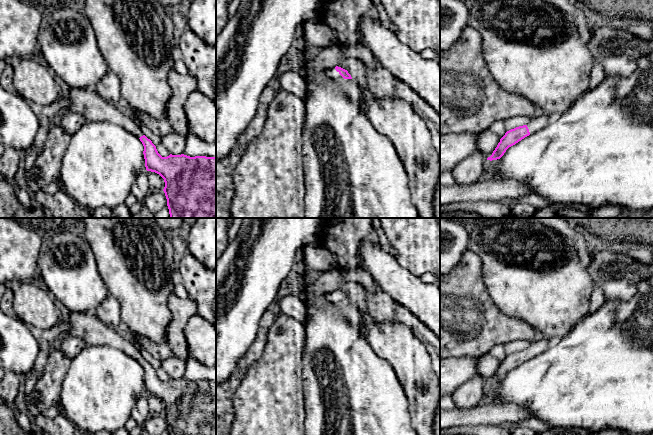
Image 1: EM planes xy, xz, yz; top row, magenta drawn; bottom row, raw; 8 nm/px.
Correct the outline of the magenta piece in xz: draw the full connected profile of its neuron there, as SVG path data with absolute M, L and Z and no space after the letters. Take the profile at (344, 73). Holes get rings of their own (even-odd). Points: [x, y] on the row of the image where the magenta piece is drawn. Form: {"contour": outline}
{"contour": "M336 66L329 69L327 75L339 85L341 92L348 99L358 103L364 102L365 98L362 95L362 87L352 79L347 70Z"}

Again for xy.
{"contour": "M61 85L61 96L67 97L72 102L70 111L83 115L87 122L107 121L114 123L140 139L144 146L146 170L155 172L164 179L163 191L167 199L170 218L216 218L216 157L190 157L184 154L170 154L167 157L162 157L134 119L123 114L115 104L101 98L94 88L70 88Z"}

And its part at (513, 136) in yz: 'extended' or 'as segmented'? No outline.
extended

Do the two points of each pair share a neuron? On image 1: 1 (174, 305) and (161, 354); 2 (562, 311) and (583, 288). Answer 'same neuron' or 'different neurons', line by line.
1: same neuron
2: same neuron

